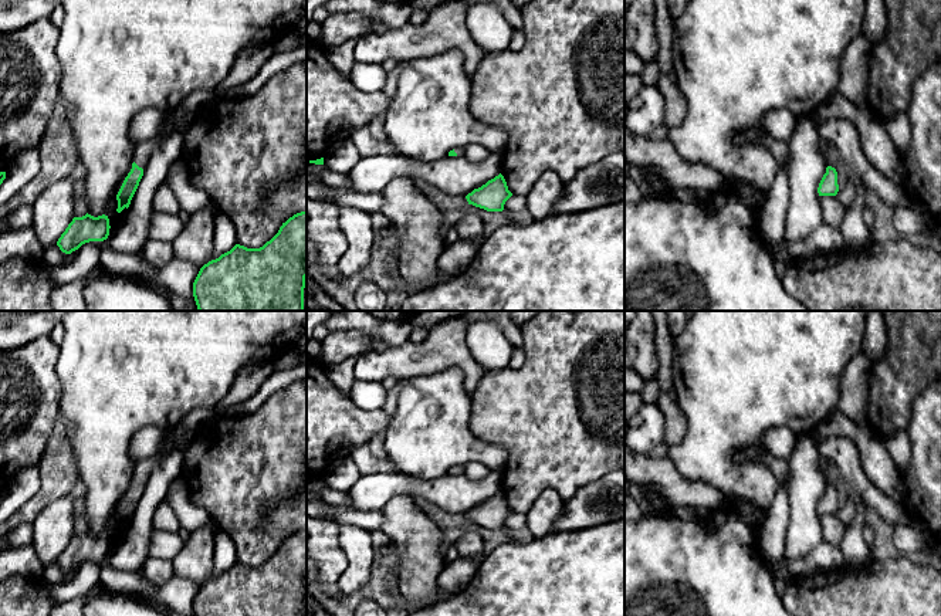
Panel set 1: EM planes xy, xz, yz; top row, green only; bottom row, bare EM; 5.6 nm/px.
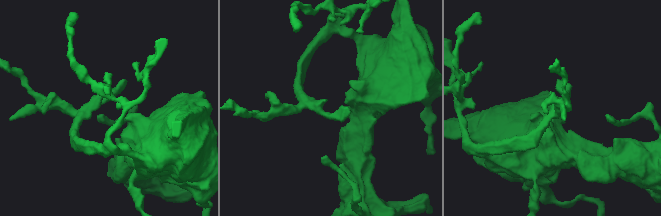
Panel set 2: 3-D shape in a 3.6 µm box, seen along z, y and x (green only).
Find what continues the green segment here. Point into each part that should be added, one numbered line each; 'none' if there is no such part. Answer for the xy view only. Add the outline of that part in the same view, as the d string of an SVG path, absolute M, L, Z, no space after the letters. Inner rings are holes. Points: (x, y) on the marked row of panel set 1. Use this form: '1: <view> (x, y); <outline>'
1: xy (142, 151); M165 135L166 136L166 135ZM156 136L135 146L133 162L145 169L150 153L162 143L165 136Z

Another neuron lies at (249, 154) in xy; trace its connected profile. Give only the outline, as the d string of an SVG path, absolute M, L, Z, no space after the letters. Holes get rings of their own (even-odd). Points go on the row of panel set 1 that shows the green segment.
M307 60L292 64L290 68L271 77L254 95L244 98L213 97L206 104L200 105L193 116L192 126L183 132L183 146L180 160L186 165L190 182L194 187L204 190L211 196L219 207L236 227L237 244L247 248L260 248L270 241L280 227L294 214L307 210Z

